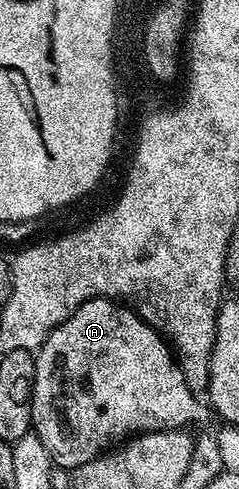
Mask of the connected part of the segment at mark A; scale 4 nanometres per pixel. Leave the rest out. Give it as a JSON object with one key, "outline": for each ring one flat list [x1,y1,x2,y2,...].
{"outline":[[93,298,80,304,76,312,68,316,68,320,64,320,47,336,45,344,41,350,37,351,34,363,36,376,32,392,32,420,34,421,32,430,43,441,44,448,47,449,55,466,65,468,79,466,109,451,115,444,125,443,139,434,150,434,154,430,180,430,189,427,189,422,196,421,202,414,202,406,198,403,201,401,190,391,188,384,184,384,184,372,178,366,166,339,157,330,153,330,139,314,135,314,129,306,109,298]]}

